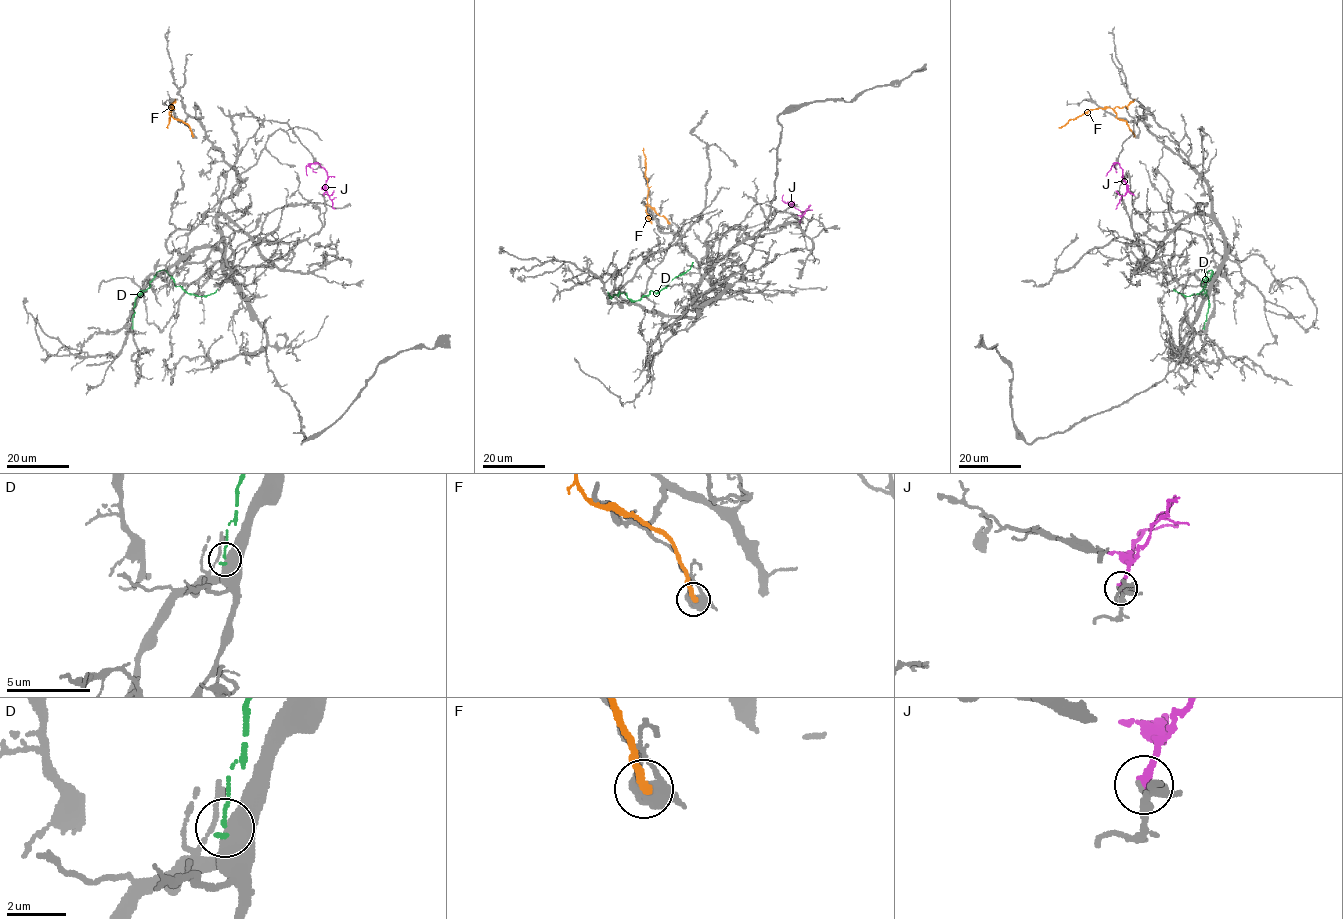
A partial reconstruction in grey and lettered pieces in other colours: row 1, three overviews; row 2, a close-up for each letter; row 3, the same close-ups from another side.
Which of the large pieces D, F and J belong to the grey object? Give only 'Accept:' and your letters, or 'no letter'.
Accept: no letter

